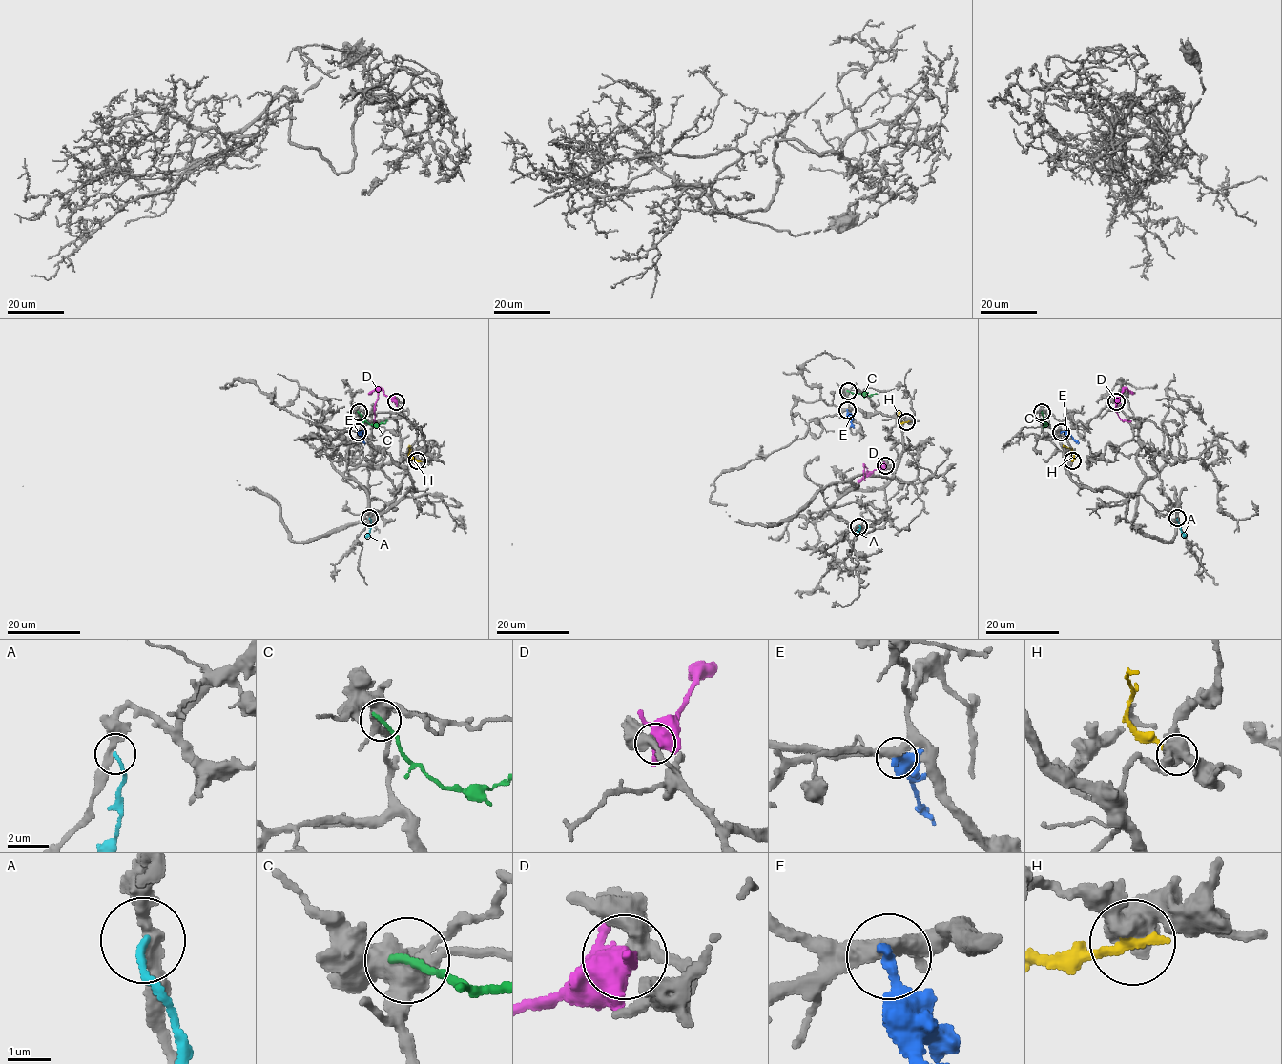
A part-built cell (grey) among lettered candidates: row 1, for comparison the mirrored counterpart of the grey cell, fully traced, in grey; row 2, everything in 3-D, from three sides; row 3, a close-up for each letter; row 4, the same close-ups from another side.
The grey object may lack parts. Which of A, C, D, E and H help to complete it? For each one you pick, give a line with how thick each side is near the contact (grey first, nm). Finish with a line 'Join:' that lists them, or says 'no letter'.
Join: no letter

